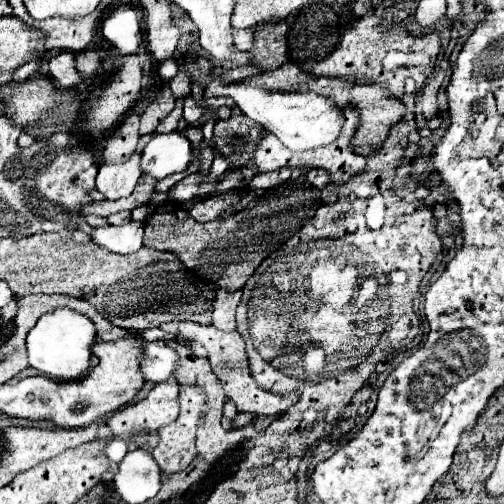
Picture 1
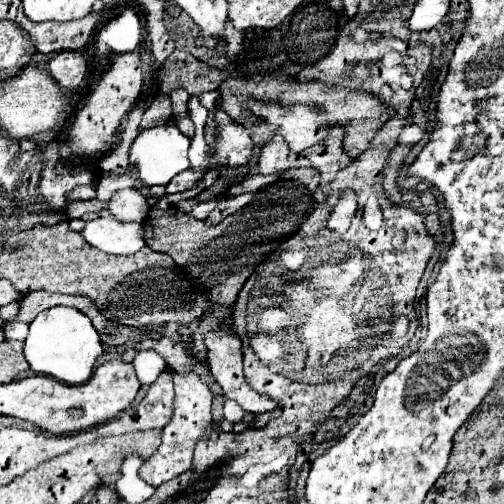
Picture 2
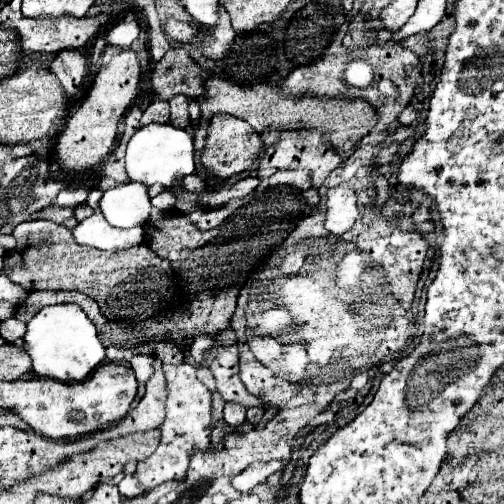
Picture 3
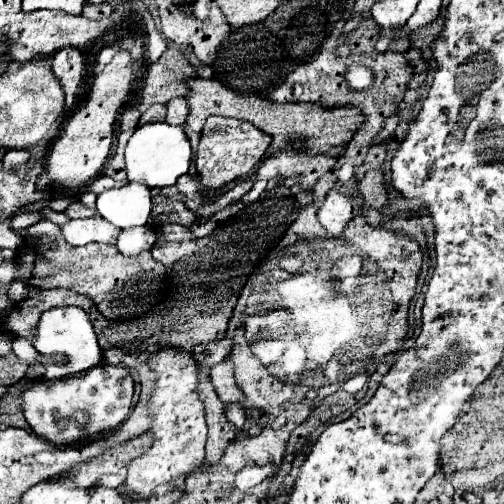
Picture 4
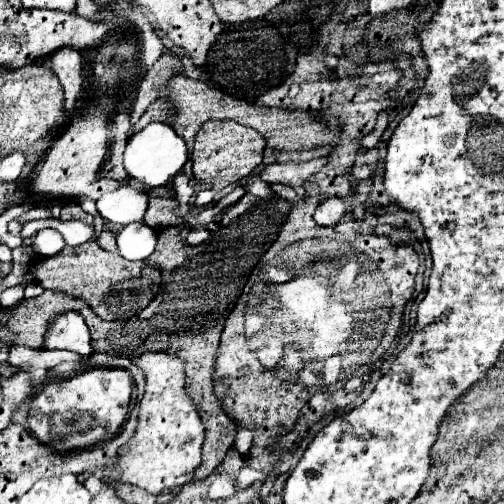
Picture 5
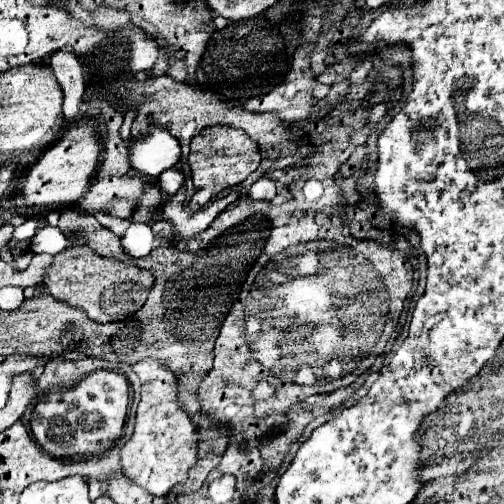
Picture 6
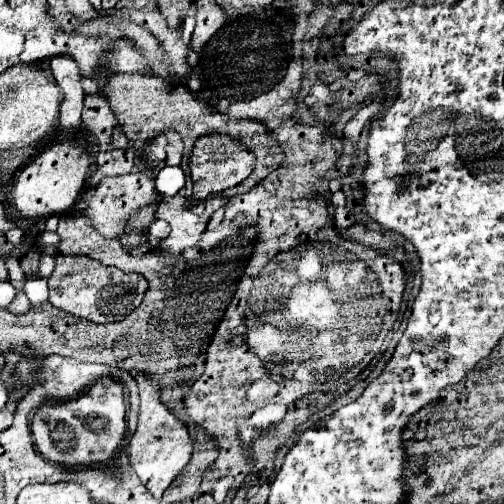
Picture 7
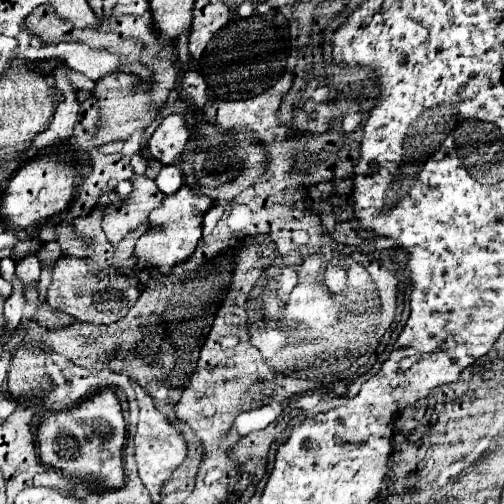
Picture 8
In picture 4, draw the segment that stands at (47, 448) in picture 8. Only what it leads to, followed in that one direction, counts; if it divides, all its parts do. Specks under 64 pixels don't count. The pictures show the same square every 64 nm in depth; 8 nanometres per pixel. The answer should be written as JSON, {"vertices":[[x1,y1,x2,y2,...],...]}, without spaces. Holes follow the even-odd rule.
{"vertices":[[96,366,84,376,48,380,22,390,22,408,32,432,50,444,66,446,86,442,92,436,112,434,128,416,134,394,132,372,126,366]]}

